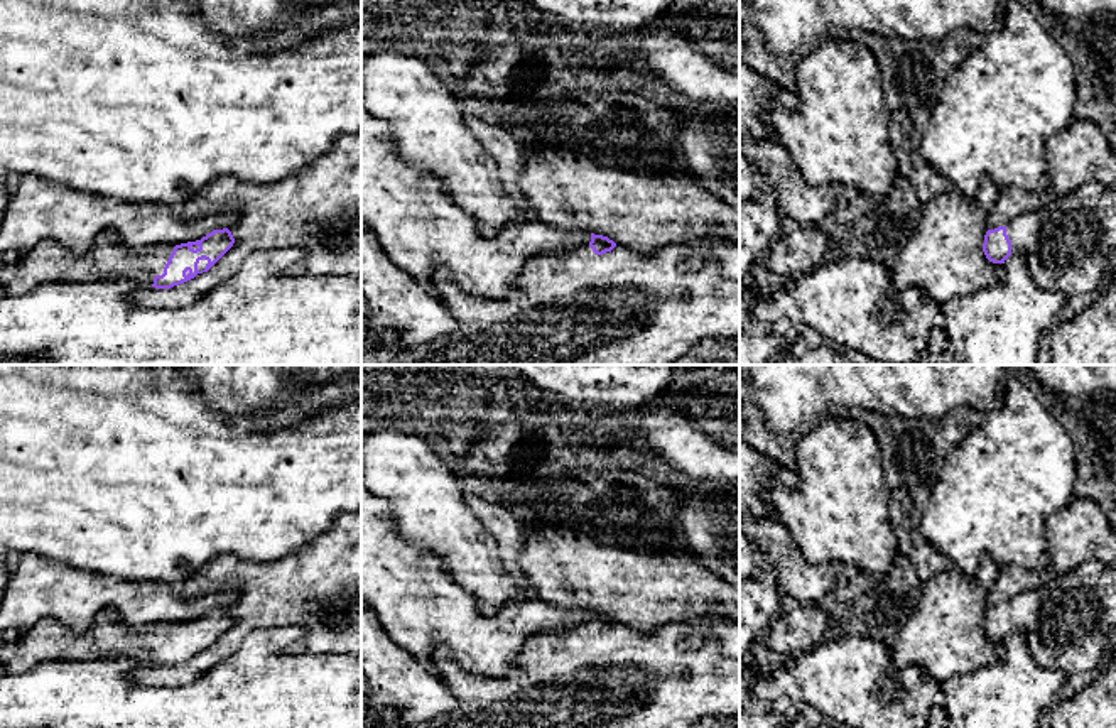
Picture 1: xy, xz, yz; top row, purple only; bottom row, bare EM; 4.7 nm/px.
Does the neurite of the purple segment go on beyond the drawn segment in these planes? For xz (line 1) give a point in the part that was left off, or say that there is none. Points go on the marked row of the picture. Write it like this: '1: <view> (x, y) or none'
1: xz (620, 308)

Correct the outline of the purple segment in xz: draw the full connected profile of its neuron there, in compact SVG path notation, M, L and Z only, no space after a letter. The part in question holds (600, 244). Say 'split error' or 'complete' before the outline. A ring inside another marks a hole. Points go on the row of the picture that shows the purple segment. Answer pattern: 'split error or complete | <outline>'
split error | M591 233L591 242L577 252L532 258L503 297L464 292L447 269L436 269L429 287L456 319L456 329L417 346L380 341L361 353L361 365L672 365L702 340L739 336L739 282L721 272L714 260L718 245L739 247L731 240L704 238L638 255ZM691 255L701 255L704 263L684 269Z

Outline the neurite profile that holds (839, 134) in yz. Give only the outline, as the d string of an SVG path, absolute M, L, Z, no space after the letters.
M837 35L826 39L799 56L794 93L799 98L797 110L775 110L765 120L804 179L812 186L841 184L871 196L888 194L898 166L876 54L859 41Z

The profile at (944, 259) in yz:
M984 179L974 196L951 187L925 203L912 236L888 265L895 291L917 287L942 306L1000 282L1005 265L989 262L983 252L988 213L998 193L1000 187Z

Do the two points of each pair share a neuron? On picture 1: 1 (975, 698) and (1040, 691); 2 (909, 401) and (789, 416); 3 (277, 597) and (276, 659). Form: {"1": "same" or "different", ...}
{"1": "same", "2": "same", "3": "different"}

